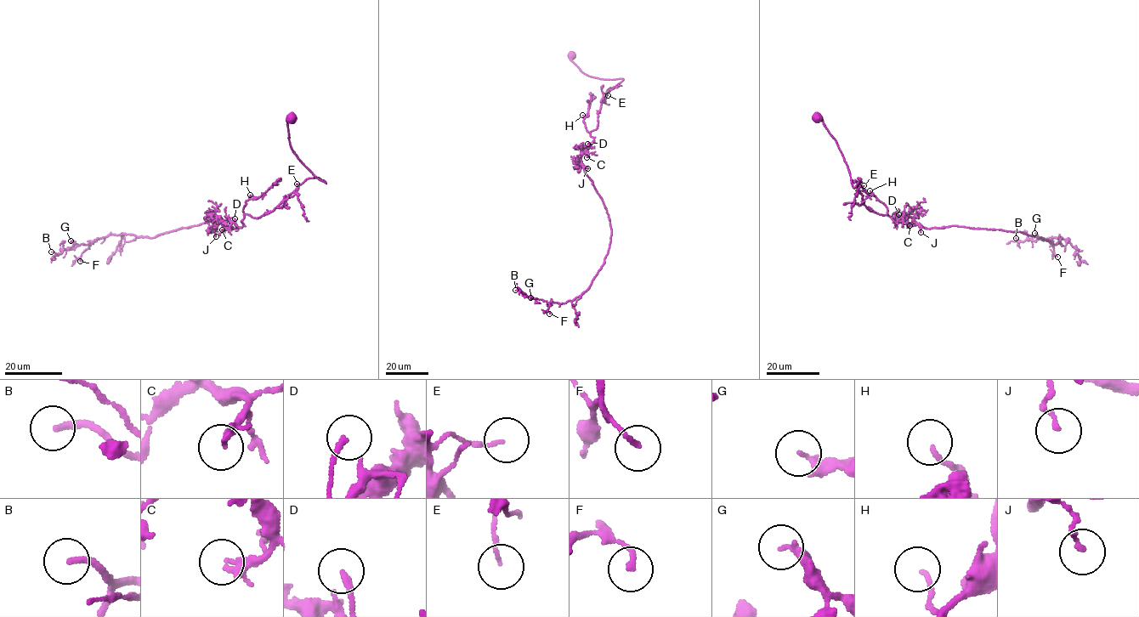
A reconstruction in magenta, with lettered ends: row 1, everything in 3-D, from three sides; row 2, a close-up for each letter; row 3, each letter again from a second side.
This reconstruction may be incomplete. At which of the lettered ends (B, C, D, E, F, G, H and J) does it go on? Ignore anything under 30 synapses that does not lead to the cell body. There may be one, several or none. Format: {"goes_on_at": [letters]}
{"goes_on_at": ["B"]}

